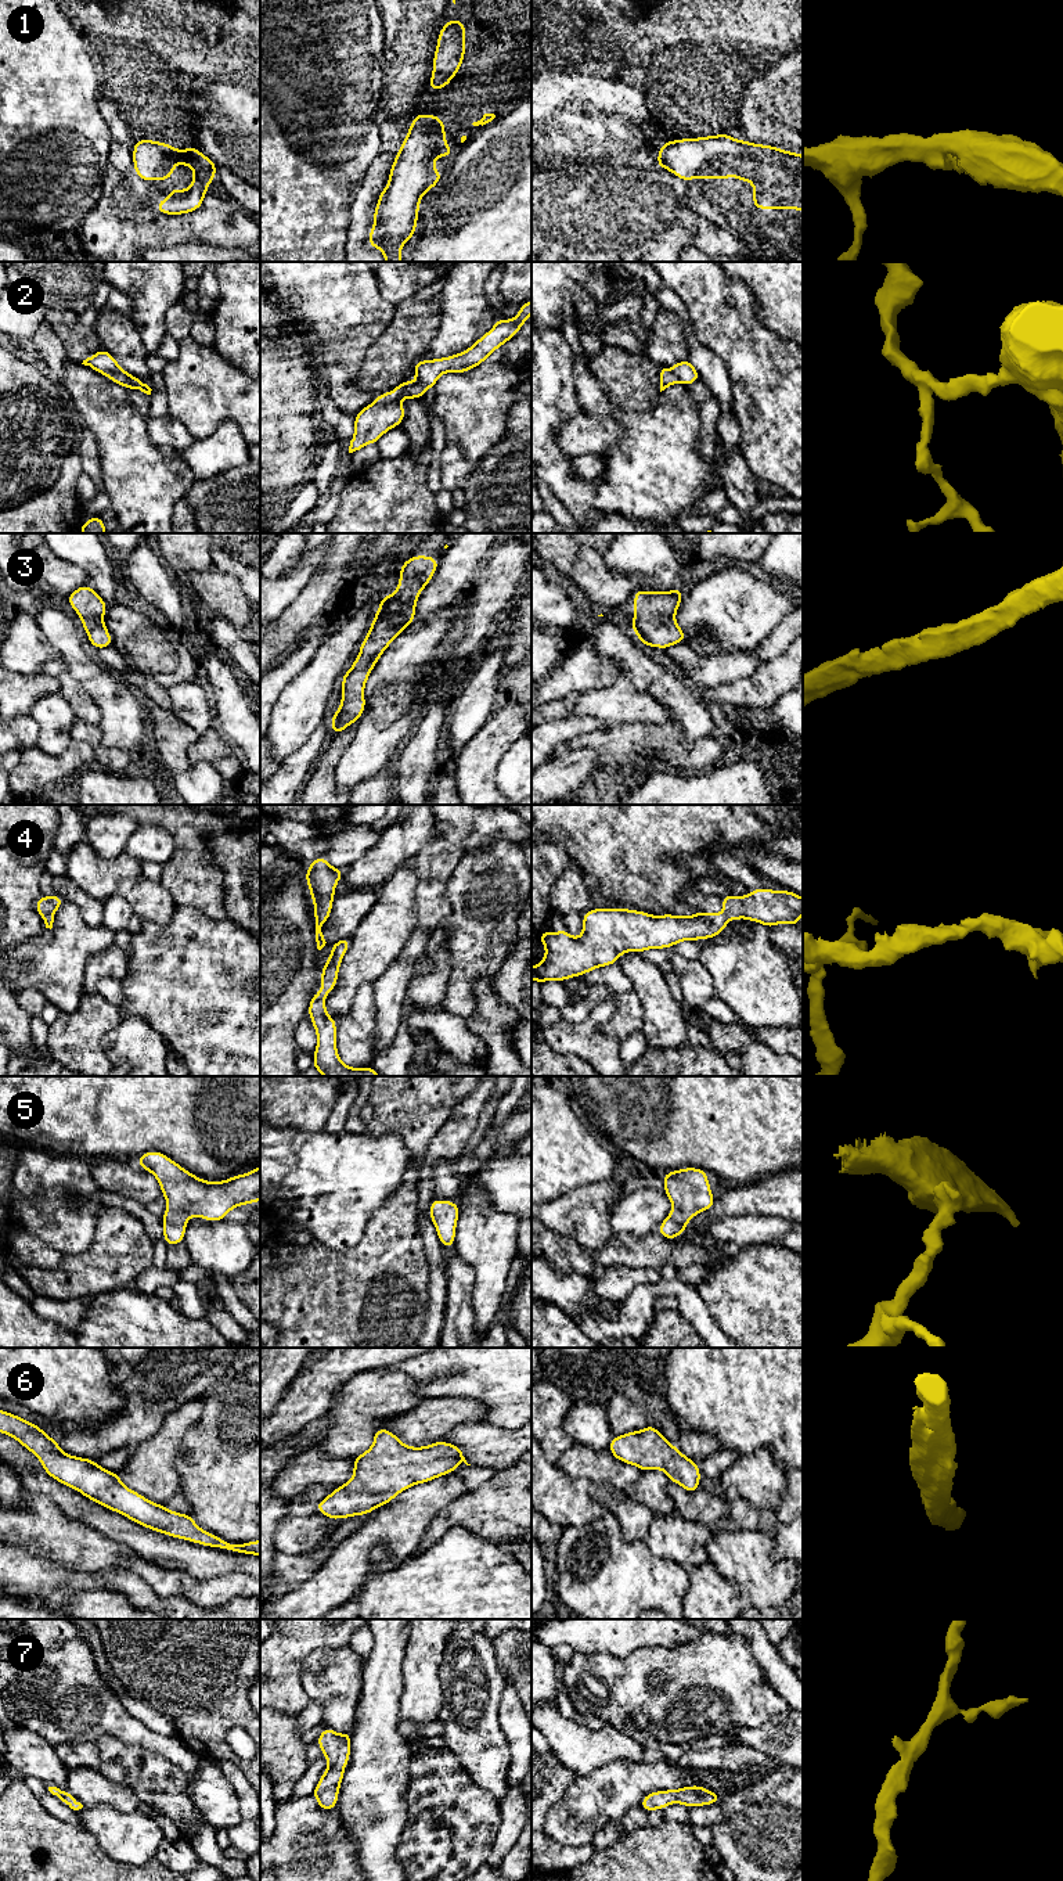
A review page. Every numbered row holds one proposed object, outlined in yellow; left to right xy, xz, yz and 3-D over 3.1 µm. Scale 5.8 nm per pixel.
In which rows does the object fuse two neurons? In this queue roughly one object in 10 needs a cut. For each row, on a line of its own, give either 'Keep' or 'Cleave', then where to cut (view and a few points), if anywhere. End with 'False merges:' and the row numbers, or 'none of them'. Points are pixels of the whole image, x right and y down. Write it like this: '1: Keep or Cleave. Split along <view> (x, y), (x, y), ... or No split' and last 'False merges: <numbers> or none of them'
1: Keep. No split
2: Keep. No split
3: Keep. No split
4: Keep. No split
5: Keep. No split
6: Keep. No split
7: Keep. No split
False merges: none of them

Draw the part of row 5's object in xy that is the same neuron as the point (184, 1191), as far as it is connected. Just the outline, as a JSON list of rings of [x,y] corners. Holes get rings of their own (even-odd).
[[[148,1151],[136,1162],[155,1176],[166,1198],[162,1226],[167,1247],[184,1242],[190,1216],[226,1220],[233,1208],[260,1201],[260,1166],[223,1182],[205,1182],[159,1151]]]

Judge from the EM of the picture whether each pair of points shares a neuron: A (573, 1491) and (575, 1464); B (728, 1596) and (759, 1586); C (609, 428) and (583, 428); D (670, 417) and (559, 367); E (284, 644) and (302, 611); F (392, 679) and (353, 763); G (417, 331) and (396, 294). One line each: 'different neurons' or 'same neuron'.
A: different neurons
B: different neurons
C: same neuron
D: different neurons
E: same neuron
F: same neuron
G: different neurons

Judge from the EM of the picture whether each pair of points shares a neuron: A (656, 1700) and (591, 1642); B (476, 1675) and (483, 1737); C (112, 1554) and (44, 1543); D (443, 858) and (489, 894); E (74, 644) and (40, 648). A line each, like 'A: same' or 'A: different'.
A: different
B: same
C: same
D: different
E: different

